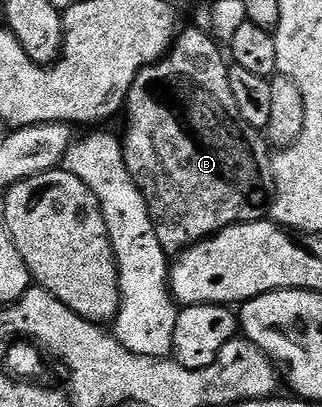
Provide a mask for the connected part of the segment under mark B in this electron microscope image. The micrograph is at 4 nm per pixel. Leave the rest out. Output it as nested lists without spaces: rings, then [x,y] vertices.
[[[193,25],[187,27],[187,31],[186,28],[179,30],[177,39],[170,46],[170,52],[163,59],[145,67],[136,77],[136,81],[132,81],[132,89],[128,93],[124,108],[126,135],[121,136],[122,152],[124,161],[128,165],[128,173],[144,197],[150,220],[156,229],[156,241],[160,241],[160,245],[168,253],[185,251],[194,243],[199,243],[200,240],[207,239],[208,236],[237,223],[251,223],[257,219],[267,218],[270,200],[274,198],[271,148],[260,134],[259,128],[248,125],[248,121],[244,121],[244,117],[240,117],[240,109],[236,109],[236,101],[232,97],[232,85],[228,85],[230,67],[223,48],[210,35],[200,33],[198,27]]]

